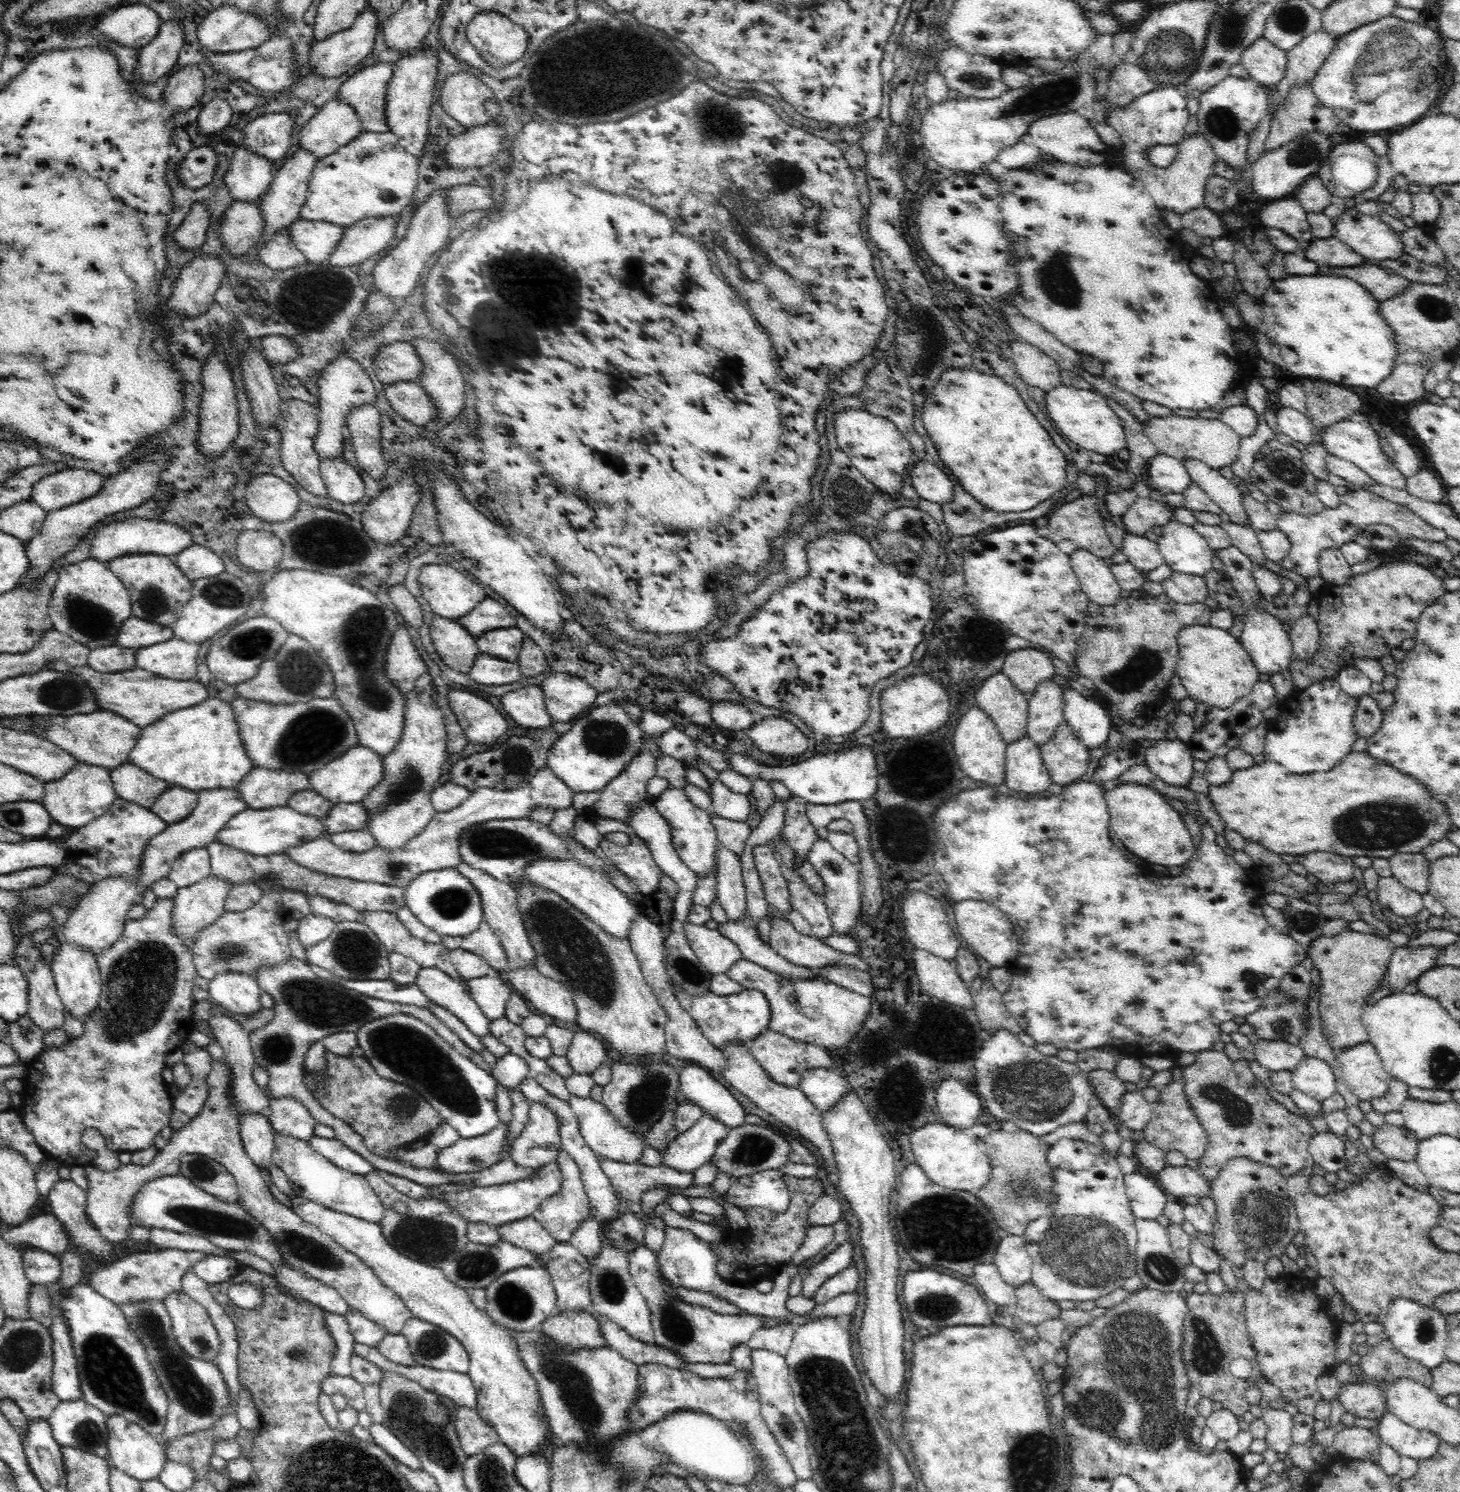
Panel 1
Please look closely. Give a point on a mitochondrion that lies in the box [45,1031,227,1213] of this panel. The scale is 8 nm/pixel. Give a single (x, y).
(201, 1169)

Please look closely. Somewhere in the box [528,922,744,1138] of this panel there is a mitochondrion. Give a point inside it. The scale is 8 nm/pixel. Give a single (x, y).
(644, 1103)

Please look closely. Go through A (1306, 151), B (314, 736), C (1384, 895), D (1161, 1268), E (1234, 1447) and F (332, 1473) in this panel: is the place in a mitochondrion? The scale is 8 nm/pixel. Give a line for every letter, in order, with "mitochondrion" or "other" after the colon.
A: mitochondrion
B: mitochondrion
C: other
D: mitochondrion
E: other
F: mitochondrion

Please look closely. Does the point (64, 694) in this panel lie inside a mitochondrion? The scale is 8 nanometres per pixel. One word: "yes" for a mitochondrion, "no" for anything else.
yes

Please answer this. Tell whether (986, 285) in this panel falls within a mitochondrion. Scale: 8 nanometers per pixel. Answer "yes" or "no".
no

